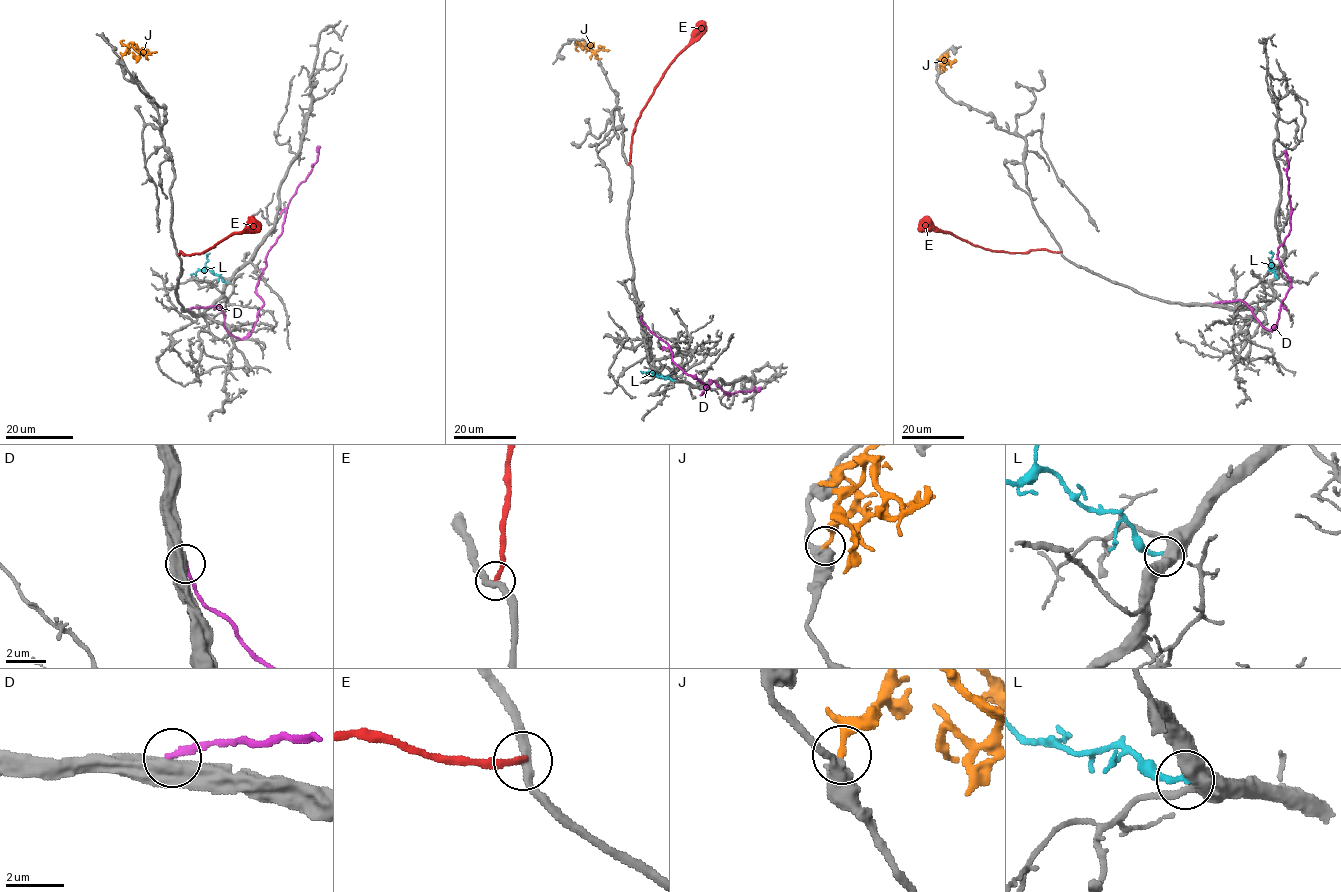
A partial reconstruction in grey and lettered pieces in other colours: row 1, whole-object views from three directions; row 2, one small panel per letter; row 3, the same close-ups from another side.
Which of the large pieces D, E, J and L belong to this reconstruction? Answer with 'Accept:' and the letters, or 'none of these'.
Accept: none of these

